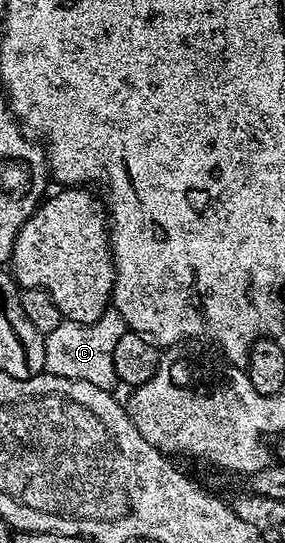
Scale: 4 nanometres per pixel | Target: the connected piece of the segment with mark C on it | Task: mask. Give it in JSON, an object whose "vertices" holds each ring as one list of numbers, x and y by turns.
{"vertices":[[115,310,105,311,99,319,90,324,62,319,61,324,55,326,55,330,44,333,45,372,51,376,82,380,100,388,112,389,118,383,112,355,115,354,118,337,126,332,123,318]]}

